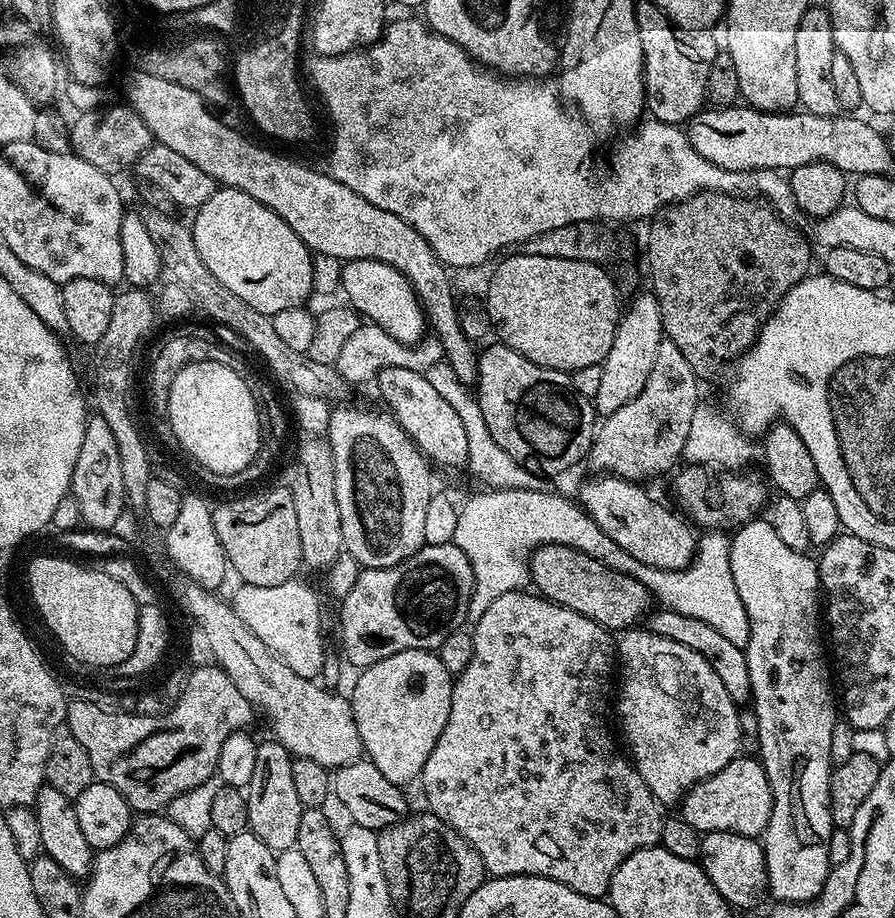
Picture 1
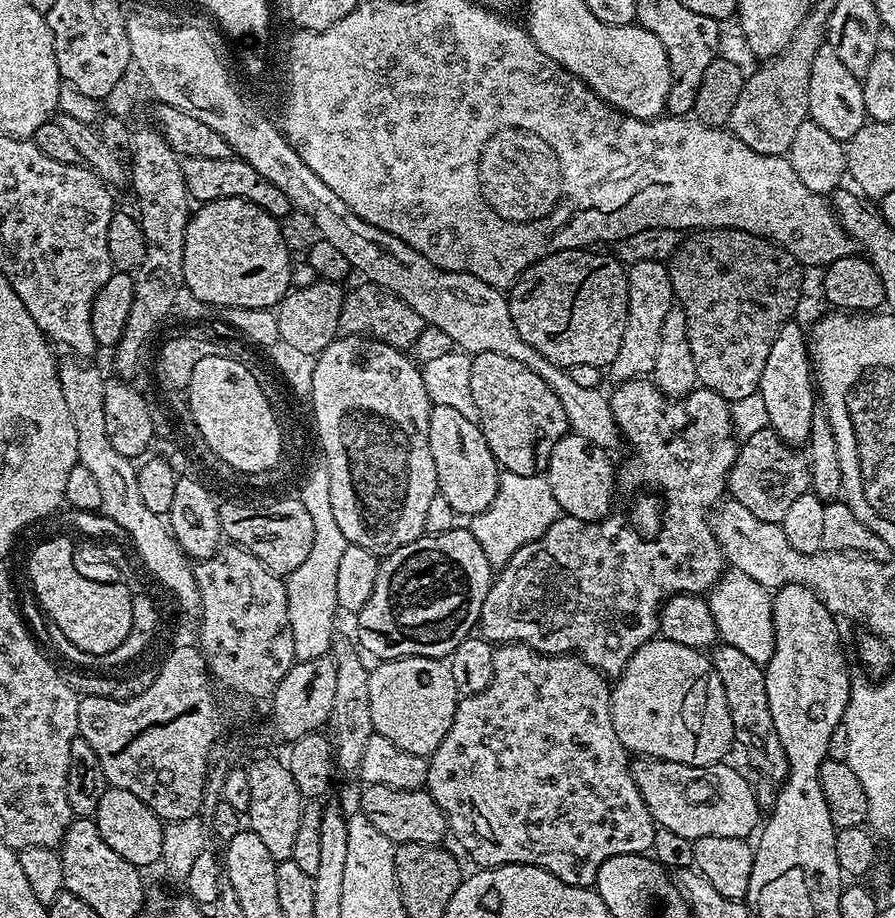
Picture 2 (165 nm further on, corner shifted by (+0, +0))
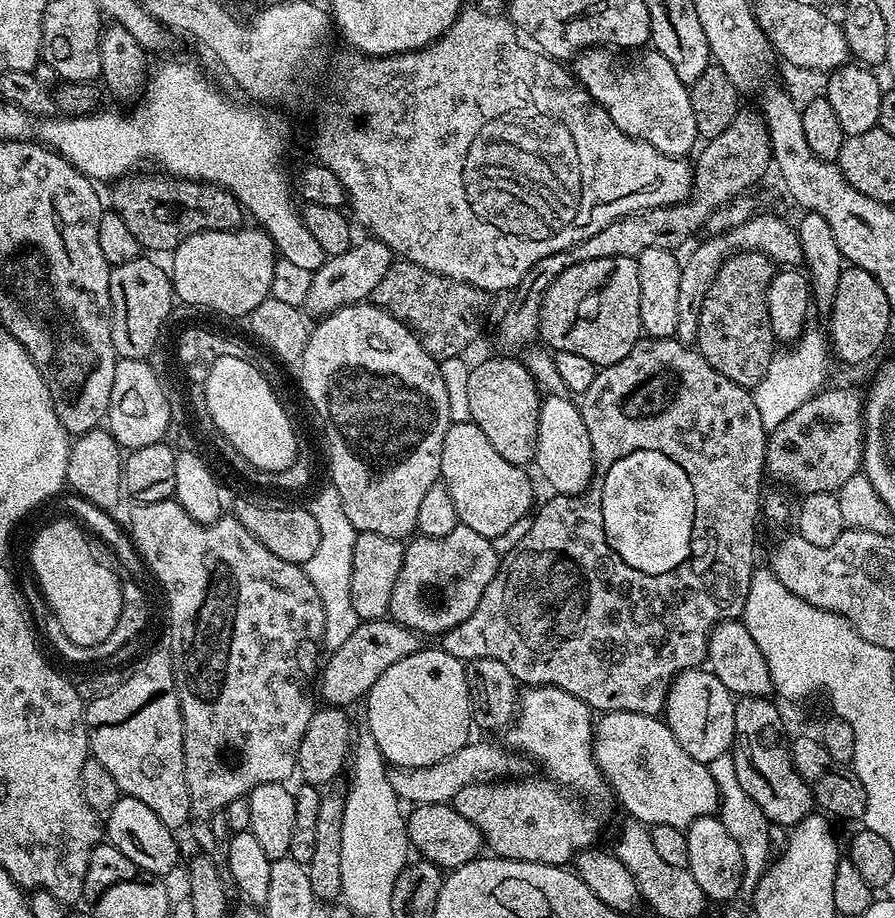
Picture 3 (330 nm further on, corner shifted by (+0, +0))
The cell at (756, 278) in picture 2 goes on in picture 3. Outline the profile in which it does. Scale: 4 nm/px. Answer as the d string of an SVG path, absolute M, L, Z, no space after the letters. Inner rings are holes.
M741 250L734 253L725 260L710 290L704 295L702 310L698 318L695 347L706 358L706 362L710 362L710 366L714 366L718 374L722 374L722 378L730 378L730 382L738 382L738 386L749 390L754 390L758 382L766 378L766 370L770 370L770 362L778 348L778 341L772 332L770 314L766 306L766 294L773 275L773 261L760 252Z

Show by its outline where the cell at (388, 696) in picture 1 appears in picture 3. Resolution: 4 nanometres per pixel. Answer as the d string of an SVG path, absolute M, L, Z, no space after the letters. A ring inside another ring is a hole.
M438 646L427 648L410 654L410 658L394 662L394 666L390 666L390 670L383 672L382 678L374 682L366 697L366 723L370 726L370 734L374 734L378 750L392 768L433 766L456 750L461 750L469 742L471 732L474 732L472 703L464 673L465 661L454 658L454 654L446 654Z

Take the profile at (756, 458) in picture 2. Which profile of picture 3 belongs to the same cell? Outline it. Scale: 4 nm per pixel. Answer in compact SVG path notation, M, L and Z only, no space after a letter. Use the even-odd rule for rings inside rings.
M825 387L811 396L782 426L768 433L768 449L764 455L766 472L780 484L789 484L794 491L804 496L830 492L836 494L850 478L861 471L864 462L864 402L861 393L848 388Z

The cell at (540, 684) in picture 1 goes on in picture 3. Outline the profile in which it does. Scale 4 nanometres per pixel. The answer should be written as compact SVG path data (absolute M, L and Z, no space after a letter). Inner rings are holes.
M528 686L519 693L518 715L507 732L510 742L508 744L527 754L533 761L536 759L544 767L548 780L512 778L507 782L471 784L458 790L454 806L458 814L462 814L462 818L478 826L487 851L492 851L489 853L493 857L502 860L525 860L535 864L567 865L575 861L577 854L597 843L596 839L599 838L612 808L614 809L612 789L600 773L593 752L594 713L585 700L574 698L574 694L566 690L551 686Z

